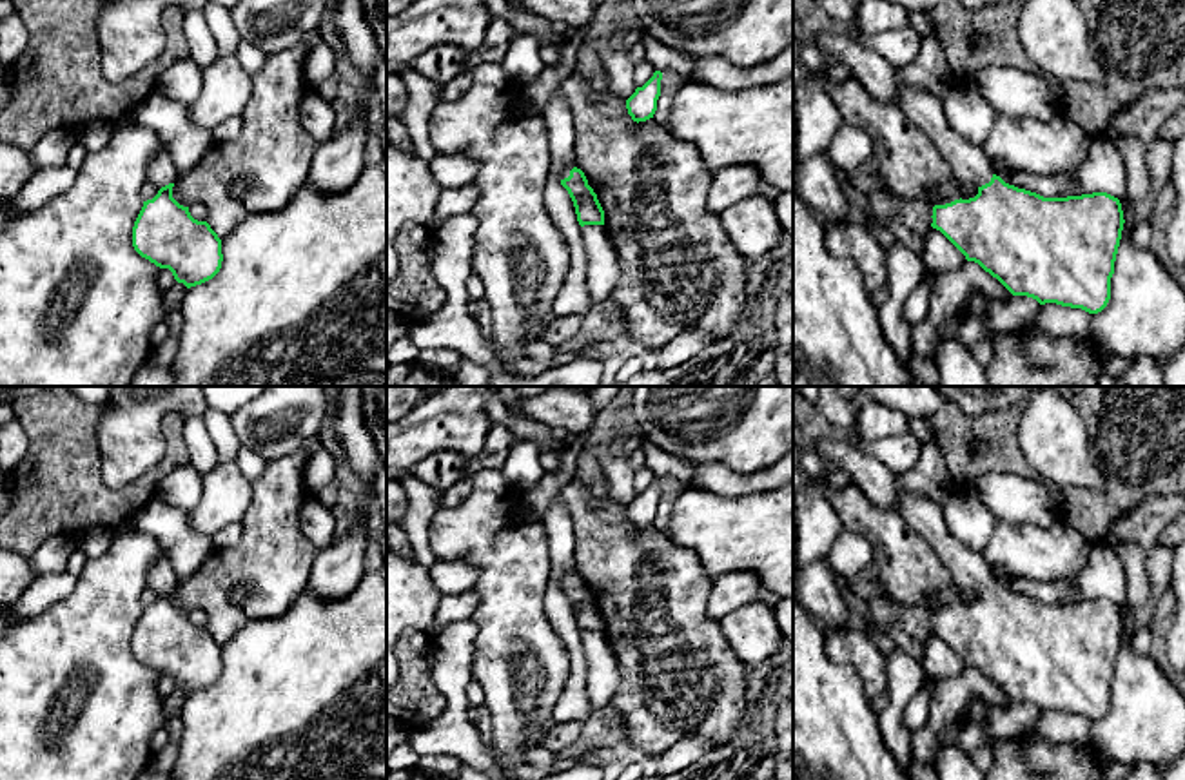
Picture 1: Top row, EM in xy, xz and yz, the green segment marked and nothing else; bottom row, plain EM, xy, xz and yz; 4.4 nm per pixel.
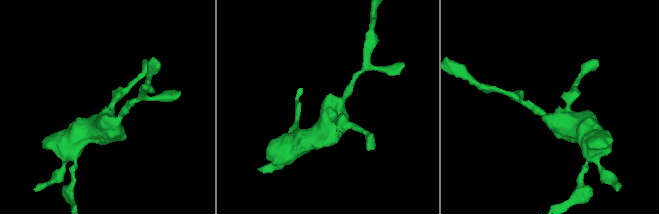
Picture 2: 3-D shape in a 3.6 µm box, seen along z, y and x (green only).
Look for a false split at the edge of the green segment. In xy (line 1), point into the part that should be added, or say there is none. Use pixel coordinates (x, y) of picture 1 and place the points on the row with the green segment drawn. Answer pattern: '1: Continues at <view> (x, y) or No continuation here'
1: Continues at xy (162, 171)

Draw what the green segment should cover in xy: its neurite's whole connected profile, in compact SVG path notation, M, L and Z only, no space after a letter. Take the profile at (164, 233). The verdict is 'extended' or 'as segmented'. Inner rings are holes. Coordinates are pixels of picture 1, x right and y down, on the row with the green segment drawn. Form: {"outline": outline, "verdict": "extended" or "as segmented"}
{"outline": "M167 151L151 160L147 180L160 190L143 201L134 221L134 250L156 267L169 268L187 288L212 279L223 261L221 239L207 221L194 219L189 207L172 198L178 171Z", "verdict": "extended"}

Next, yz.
{"outline": "M817 33L813 45L828 54L833 54L844 63L851 74L880 102L896 103L913 123L916 123L938 147L940 154L949 163L955 178L978 187L978 194L969 200L955 200L945 205L933 207L931 227L940 230L967 261L978 263L985 272L996 278L1013 296L1027 296L1040 305L1056 303L1062 307L1082 308L1089 314L1102 312L1111 299L1111 278L1123 230L1123 210L1118 198L1107 192L1092 192L1067 198L1043 198L1036 192L1018 189L1005 183L994 174L985 152L960 134L956 134L945 120L944 100L918 87L904 85L900 71L889 65L882 56L866 49L851 34Z", "verdict": "extended"}

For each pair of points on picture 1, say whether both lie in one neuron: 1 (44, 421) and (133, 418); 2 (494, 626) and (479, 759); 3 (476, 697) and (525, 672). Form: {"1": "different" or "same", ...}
{"1": "different", "2": "different", "3": "different"}

